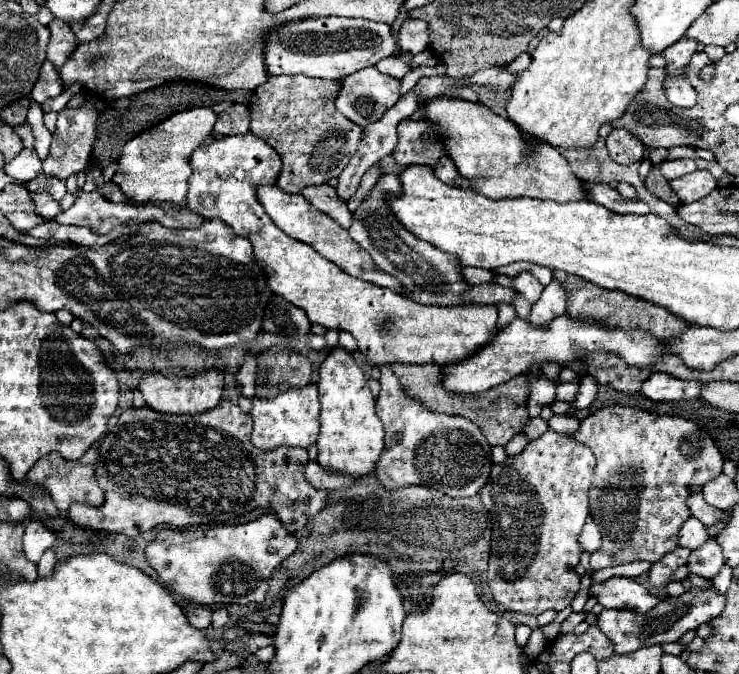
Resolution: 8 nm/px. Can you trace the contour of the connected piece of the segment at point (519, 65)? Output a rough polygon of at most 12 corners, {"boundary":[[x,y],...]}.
{"boundary":[[528,53],[520,55],[508,65],[508,71],[522,73],[530,65]]}

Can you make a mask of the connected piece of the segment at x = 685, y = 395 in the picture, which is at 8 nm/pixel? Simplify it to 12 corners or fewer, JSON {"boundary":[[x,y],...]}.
{"boundary":[[652,373],[640,393],[652,401],[700,397],[698,381]]}

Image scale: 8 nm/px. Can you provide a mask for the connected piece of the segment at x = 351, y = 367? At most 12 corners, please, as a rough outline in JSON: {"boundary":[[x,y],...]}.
{"boundary":[[336,347],[320,365],[318,463],[372,475],[384,427],[362,369]]}

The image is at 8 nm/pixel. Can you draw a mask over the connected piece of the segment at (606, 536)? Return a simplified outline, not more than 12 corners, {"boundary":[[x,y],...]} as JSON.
{"boundary":[[604,407],[592,571],[678,547],[686,499],[722,473],[698,423]]}

